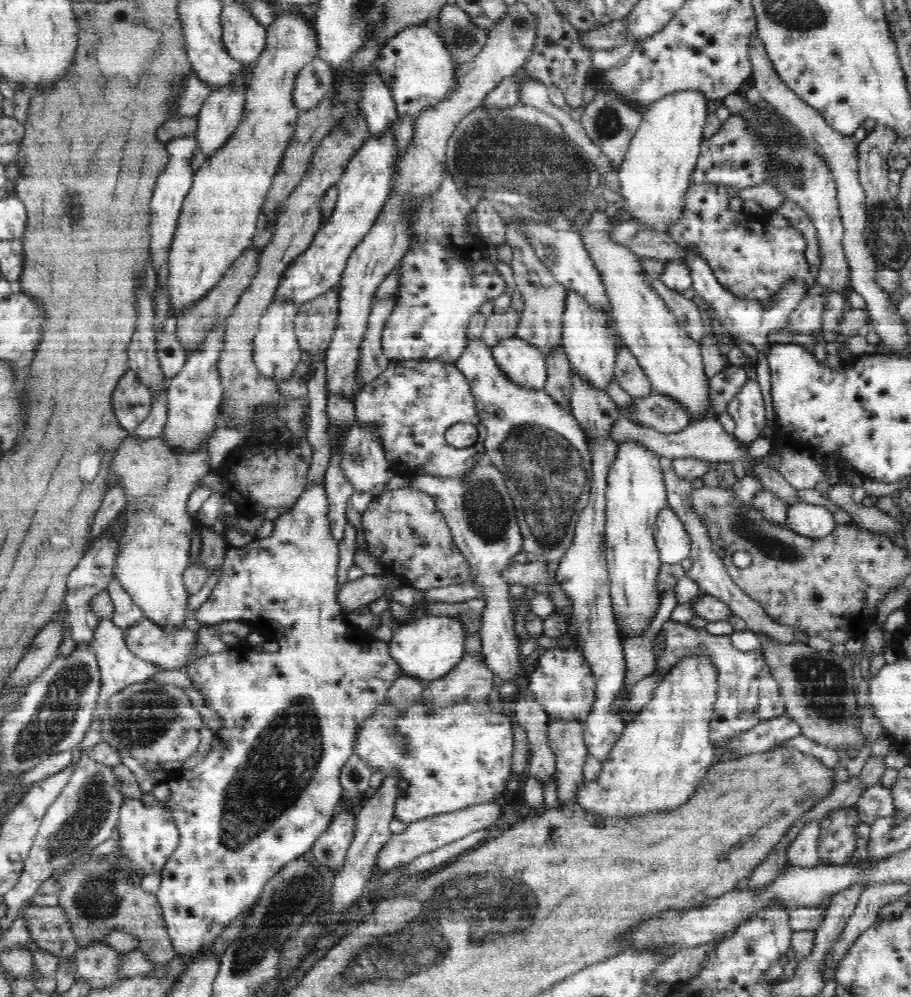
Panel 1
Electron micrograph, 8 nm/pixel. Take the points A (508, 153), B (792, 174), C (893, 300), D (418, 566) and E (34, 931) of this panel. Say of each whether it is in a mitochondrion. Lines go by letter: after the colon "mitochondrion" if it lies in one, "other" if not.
A: mitochondrion
B: mitochondrion
C: other
D: other
E: other

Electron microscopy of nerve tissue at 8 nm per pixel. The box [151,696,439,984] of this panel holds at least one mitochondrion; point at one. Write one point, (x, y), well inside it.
(294, 895)

